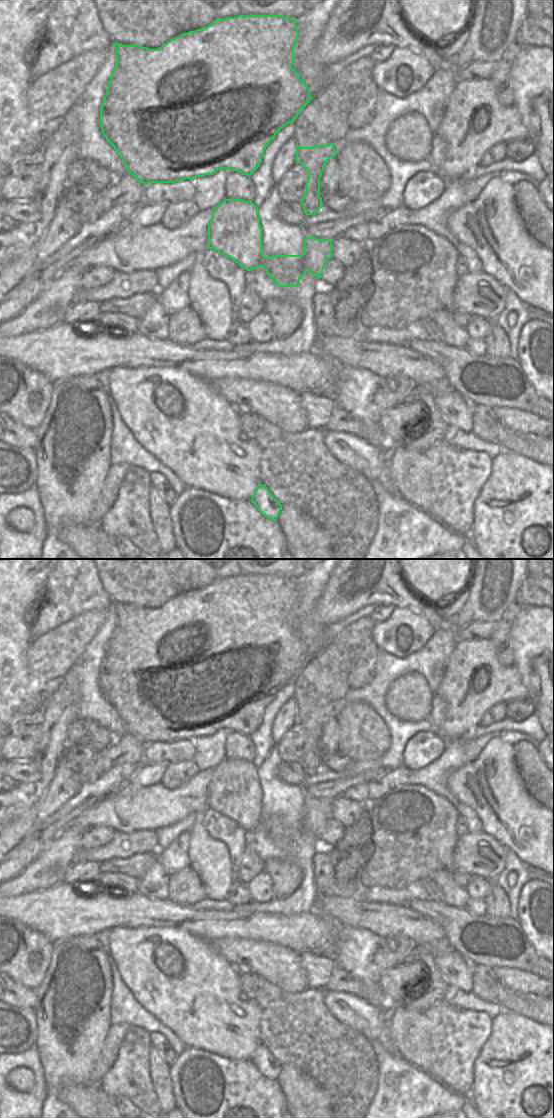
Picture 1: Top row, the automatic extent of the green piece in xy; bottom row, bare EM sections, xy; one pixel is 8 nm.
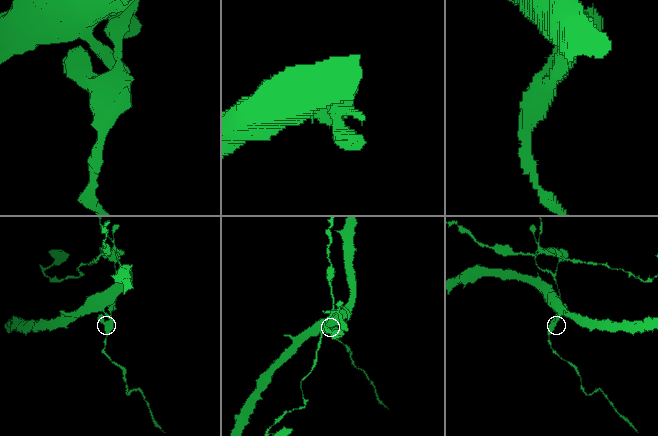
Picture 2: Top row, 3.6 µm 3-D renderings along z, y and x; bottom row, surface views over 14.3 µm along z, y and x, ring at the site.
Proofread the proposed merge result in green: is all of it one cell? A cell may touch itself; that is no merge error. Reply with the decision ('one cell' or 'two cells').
two cells

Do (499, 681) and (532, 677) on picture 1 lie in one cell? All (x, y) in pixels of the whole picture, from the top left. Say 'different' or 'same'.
different

